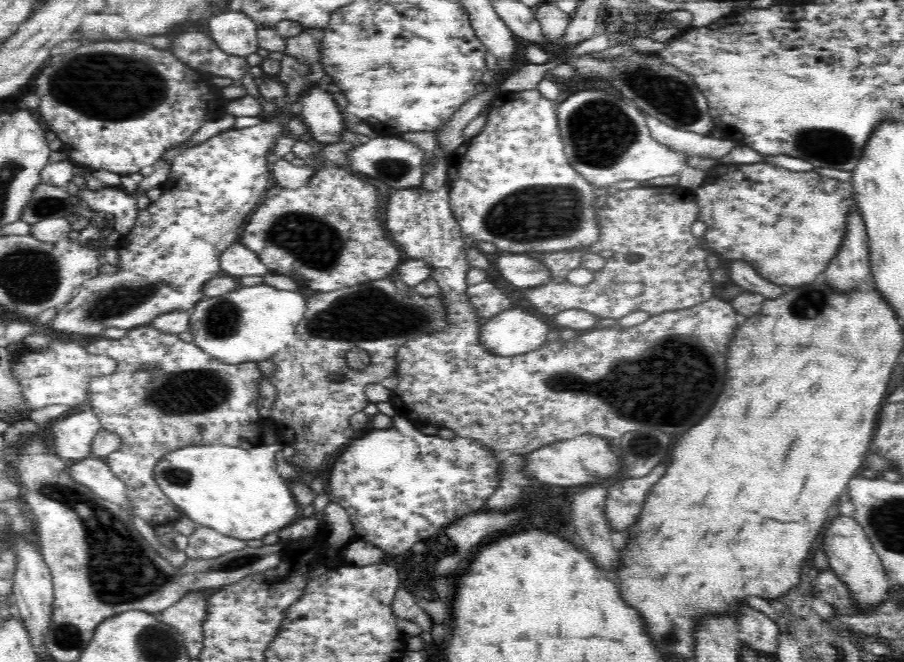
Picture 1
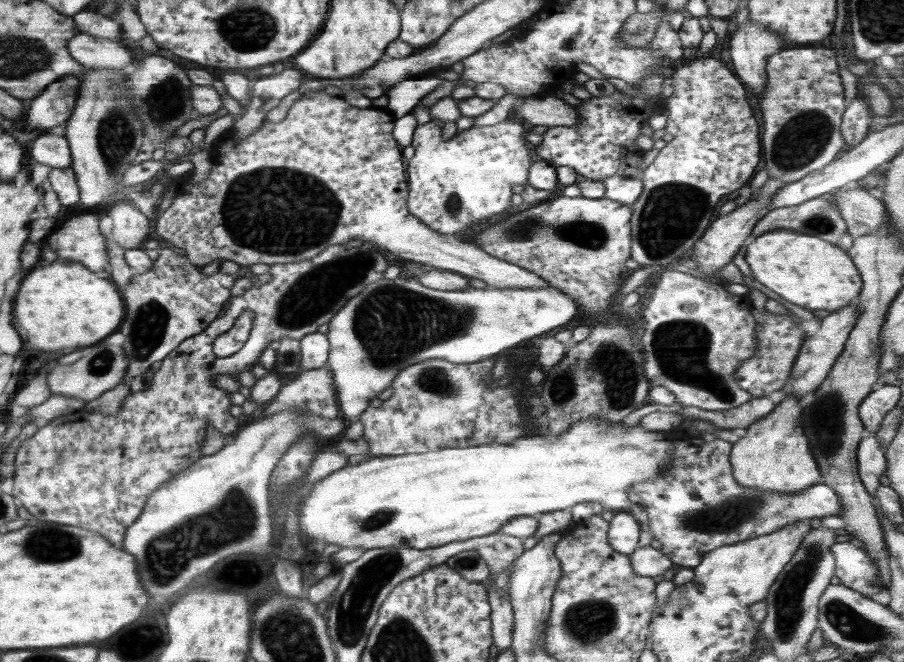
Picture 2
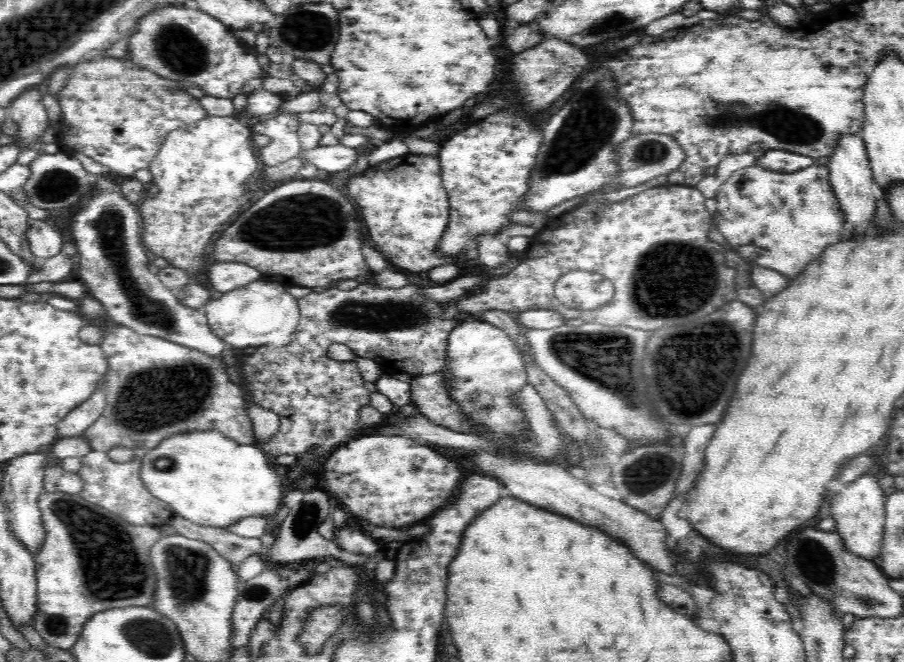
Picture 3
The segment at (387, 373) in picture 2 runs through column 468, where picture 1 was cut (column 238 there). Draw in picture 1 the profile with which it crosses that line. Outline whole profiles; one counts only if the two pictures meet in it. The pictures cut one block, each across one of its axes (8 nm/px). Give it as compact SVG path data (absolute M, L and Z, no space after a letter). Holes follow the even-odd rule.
M266 284L238 287L234 292L198 301L190 311L188 330L196 346L225 363L258 362L287 348L306 309L302 290L276 290Z

